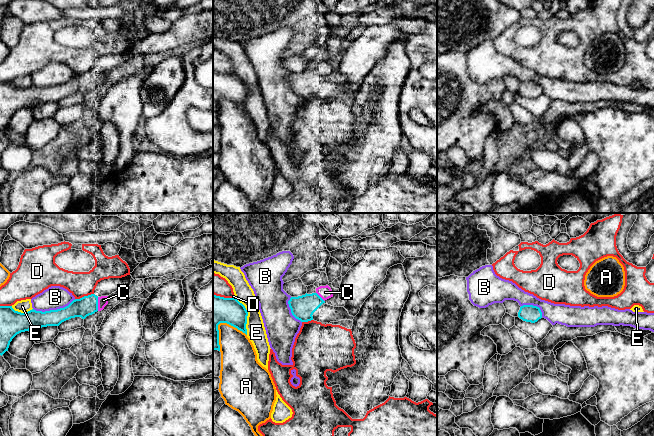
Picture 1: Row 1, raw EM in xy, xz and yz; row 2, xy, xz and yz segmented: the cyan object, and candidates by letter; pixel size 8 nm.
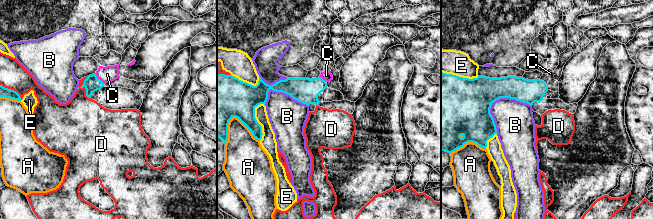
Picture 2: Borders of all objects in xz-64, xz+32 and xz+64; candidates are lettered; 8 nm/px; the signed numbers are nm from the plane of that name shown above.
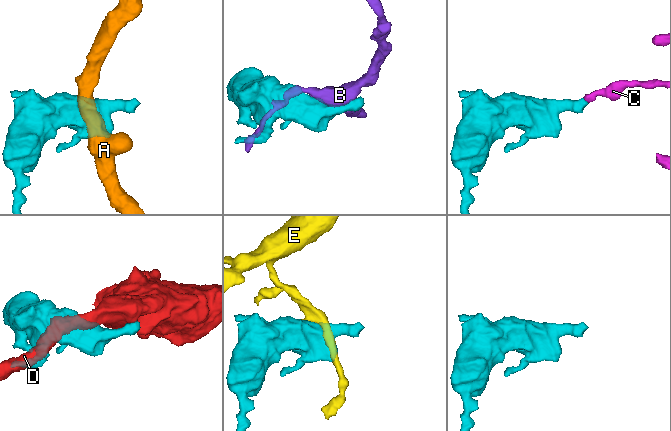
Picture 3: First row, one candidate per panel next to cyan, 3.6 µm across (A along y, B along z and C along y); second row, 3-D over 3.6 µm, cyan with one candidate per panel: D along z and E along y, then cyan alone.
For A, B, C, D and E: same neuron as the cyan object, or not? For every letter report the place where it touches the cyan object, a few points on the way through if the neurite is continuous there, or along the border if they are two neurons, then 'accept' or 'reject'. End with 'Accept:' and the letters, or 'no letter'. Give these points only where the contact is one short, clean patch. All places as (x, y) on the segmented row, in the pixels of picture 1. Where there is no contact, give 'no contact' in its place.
A: xz (219, 323) | reject
B: xy (54, 310) | reject
C: xy (97, 304) | reject
D: xy (84, 296) | reject
E: xz (247, 315) | reject
Accept: no letter

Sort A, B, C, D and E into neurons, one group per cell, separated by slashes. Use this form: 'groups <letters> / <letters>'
groups A / B / C / D / E

